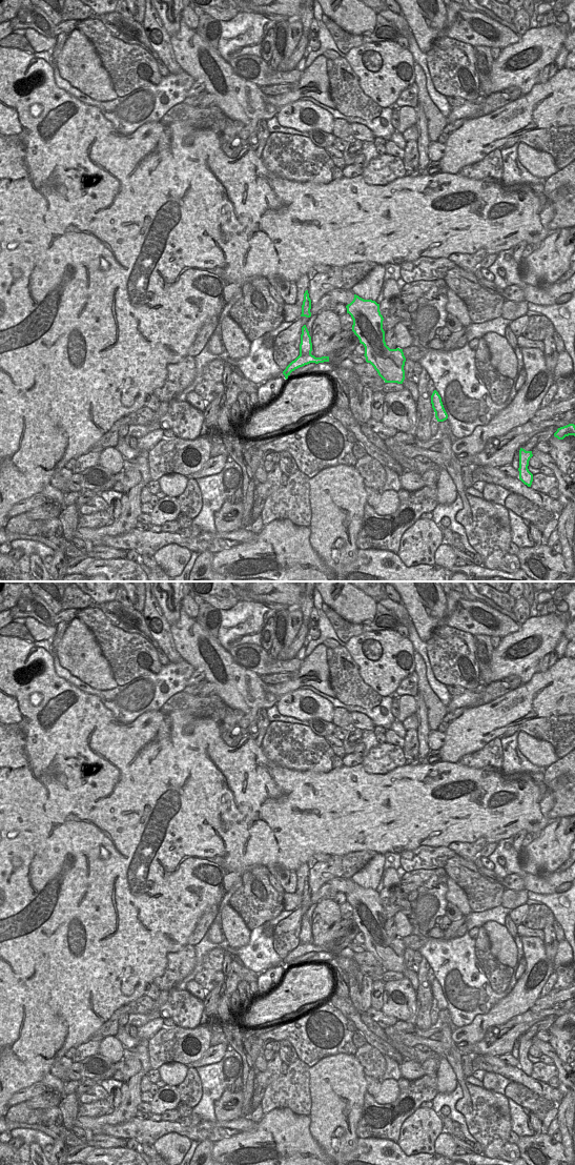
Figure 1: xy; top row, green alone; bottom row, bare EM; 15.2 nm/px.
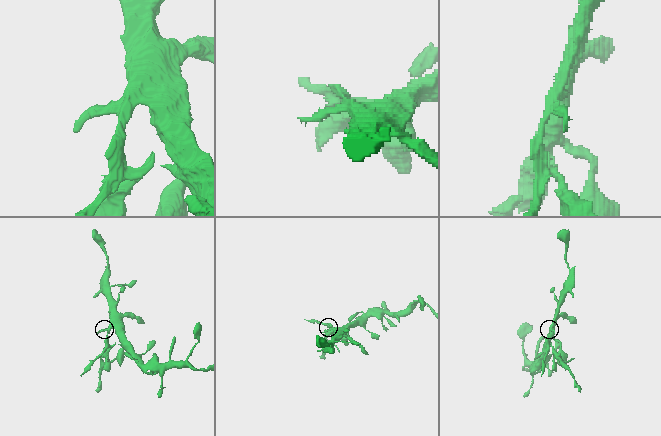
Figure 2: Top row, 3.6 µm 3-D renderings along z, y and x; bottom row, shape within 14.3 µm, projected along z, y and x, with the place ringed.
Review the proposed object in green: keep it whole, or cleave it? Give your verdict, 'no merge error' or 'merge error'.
no merge error

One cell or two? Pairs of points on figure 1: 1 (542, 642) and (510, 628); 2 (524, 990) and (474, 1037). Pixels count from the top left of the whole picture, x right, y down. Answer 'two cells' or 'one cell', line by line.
1: two cells
2: one cell

